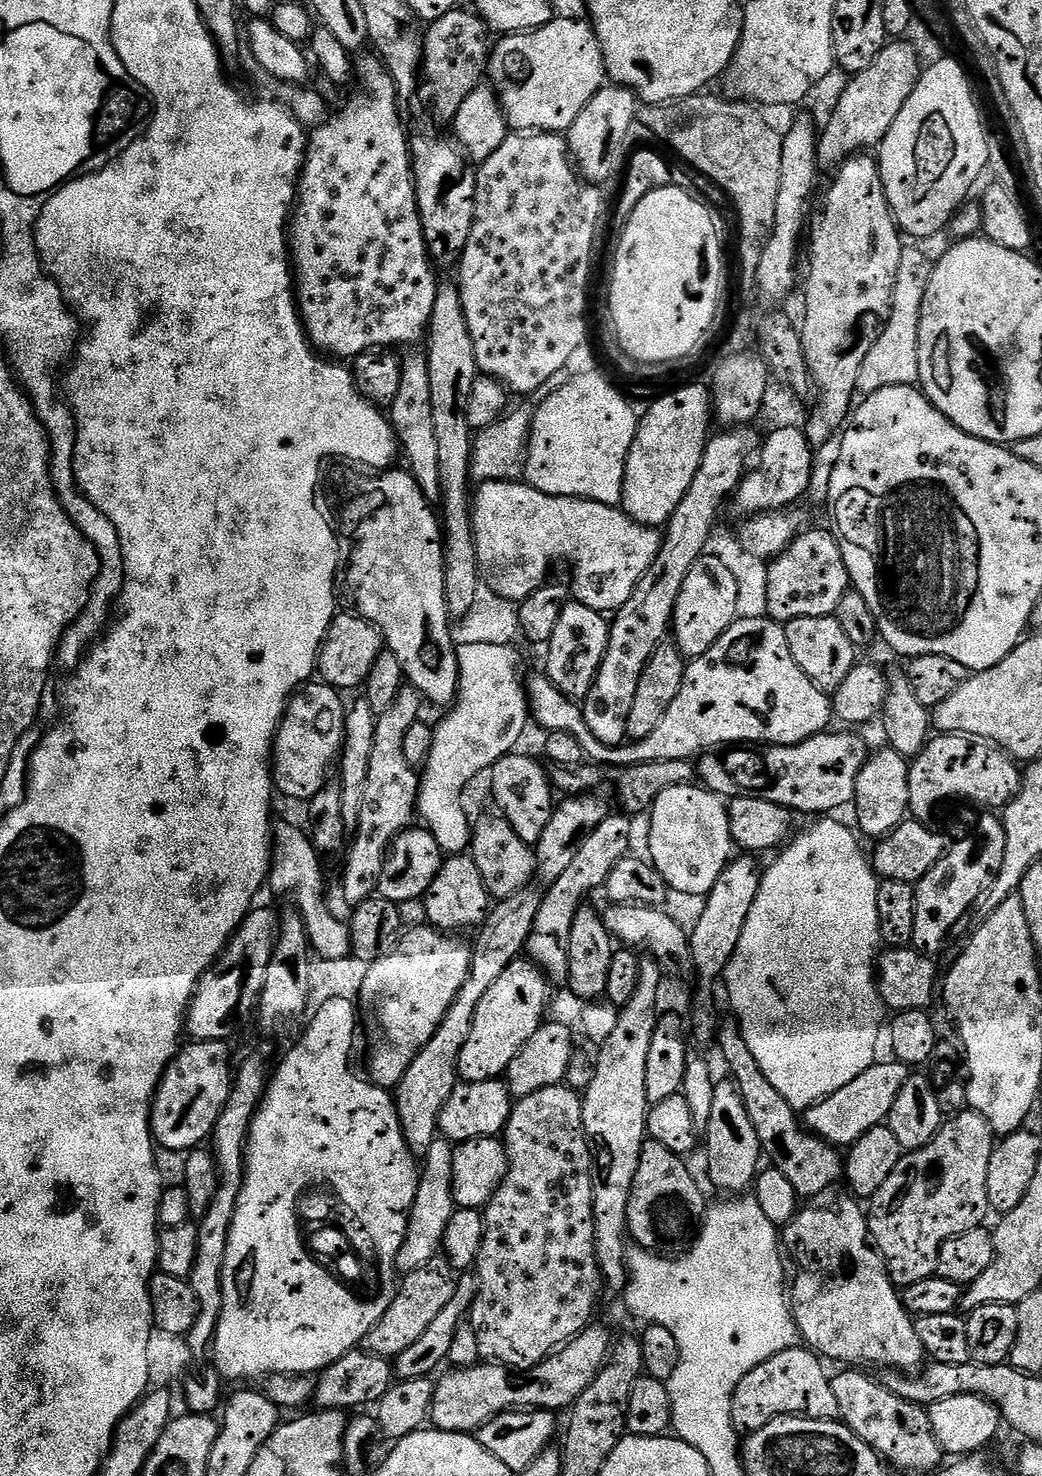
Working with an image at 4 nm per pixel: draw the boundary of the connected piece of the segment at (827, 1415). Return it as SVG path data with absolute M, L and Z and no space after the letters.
M797 1346L782 1350L782 1354L774 1354L766 1362L762 1362L738 1386L732 1395L732 1422L737 1429L751 1434L762 1430L774 1418L779 1416L809 1416L812 1420L835 1420L840 1415L838 1398L834 1398L834 1390L830 1379L830 1372L824 1369L825 1361L812 1348L808 1346Z

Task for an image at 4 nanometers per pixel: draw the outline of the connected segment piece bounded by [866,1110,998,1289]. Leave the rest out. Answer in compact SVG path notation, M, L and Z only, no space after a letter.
M963 1110L954 1116L947 1117L941 1123L940 1129L934 1134L934 1138L930 1138L930 1142L926 1142L926 1146L905 1151L901 1155L898 1166L894 1166L894 1174L890 1174L890 1178L886 1178L886 1182L882 1182L882 1190L878 1190L878 1194L870 1197L869 1204L872 1205L867 1205L866 1208L868 1235L876 1251L884 1259L884 1265L888 1267L888 1276L892 1279L893 1284L899 1286L901 1289L905 1289L910 1287L914 1282L922 1282L926 1278L936 1275L938 1254L945 1242L958 1234L966 1234L966 1230L974 1230L981 1227L985 1223L984 1219L990 1216L988 1195L986 1194L986 1170L990 1166L990 1154L997 1143L998 1140L992 1131L990 1122L986 1122L986 1118L982 1118L982 1114L971 1110Z

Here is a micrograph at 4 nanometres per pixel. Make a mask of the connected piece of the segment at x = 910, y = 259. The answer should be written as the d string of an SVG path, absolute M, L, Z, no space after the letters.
M906 246L902 250L902 258L898 261L898 278L894 282L890 318L884 321L878 342L870 346L870 354L866 354L866 362L862 362L862 371L858 374L856 391L861 397L874 394L886 386L915 385L919 381L918 330L922 318L922 302L930 286L933 267L933 257L928 257L922 249Z

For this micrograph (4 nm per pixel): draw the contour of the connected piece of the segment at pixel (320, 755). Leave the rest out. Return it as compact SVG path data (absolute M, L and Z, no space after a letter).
M309 682L288 702L276 741L272 744L272 783L275 791L292 800L312 799L324 789L329 779L328 771L333 771L344 749L344 714L346 700L329 684Z

